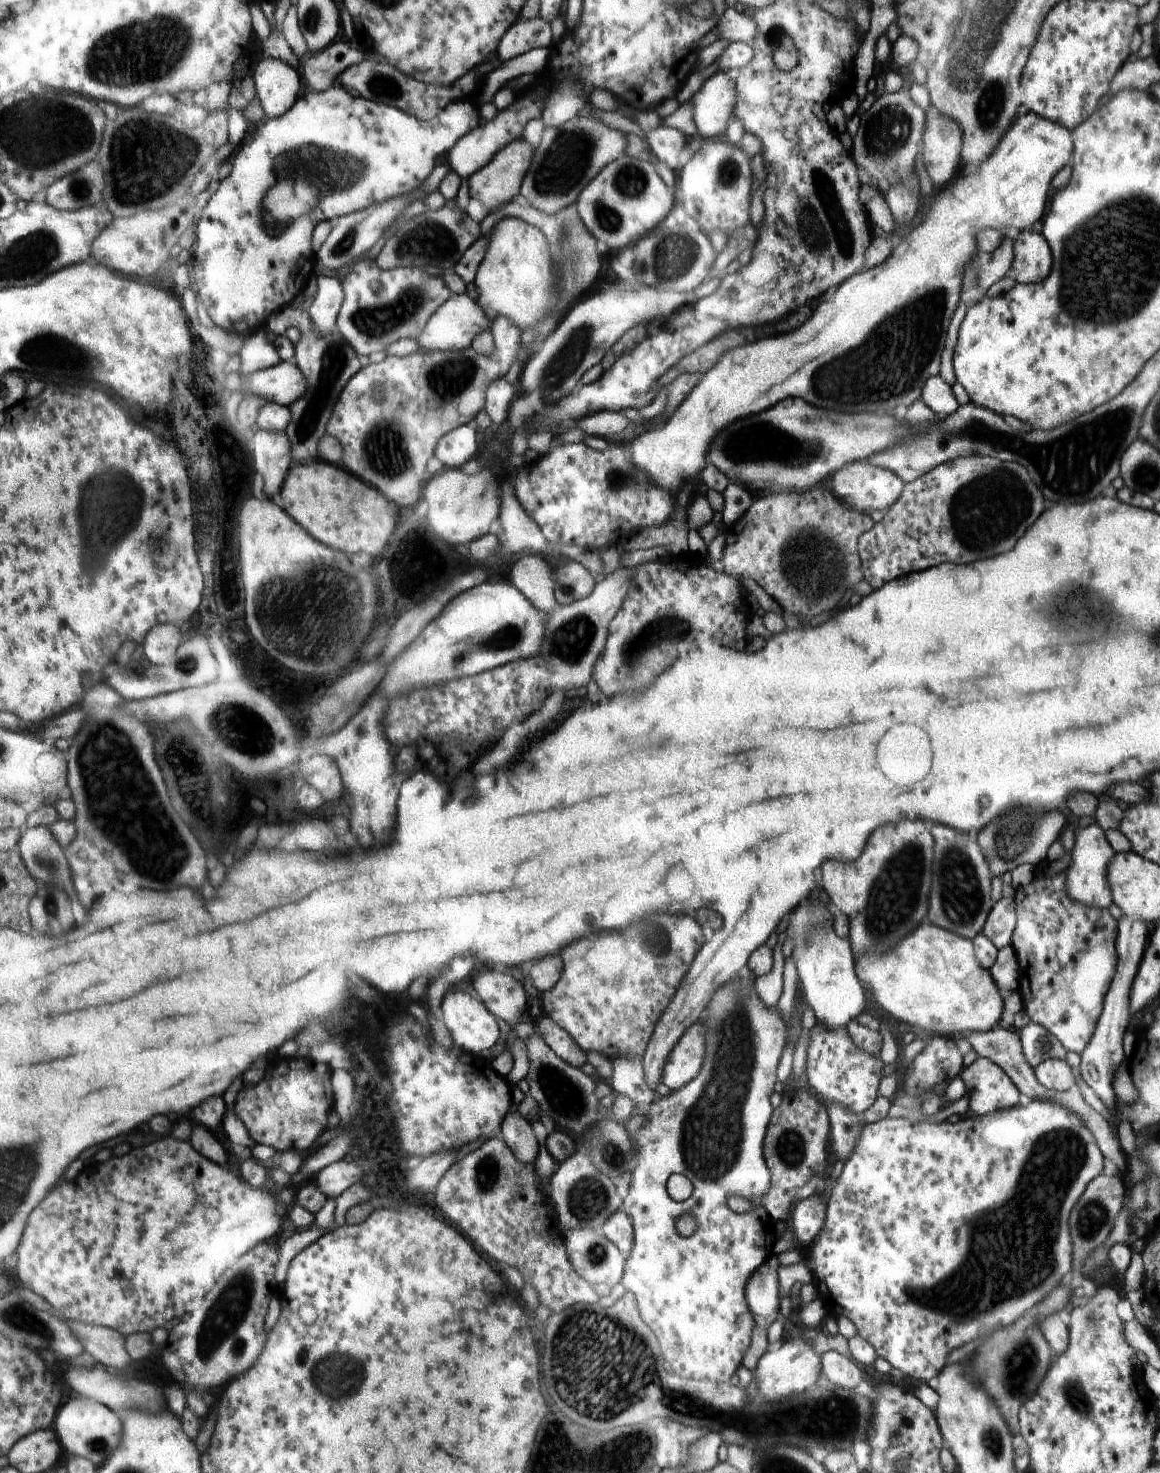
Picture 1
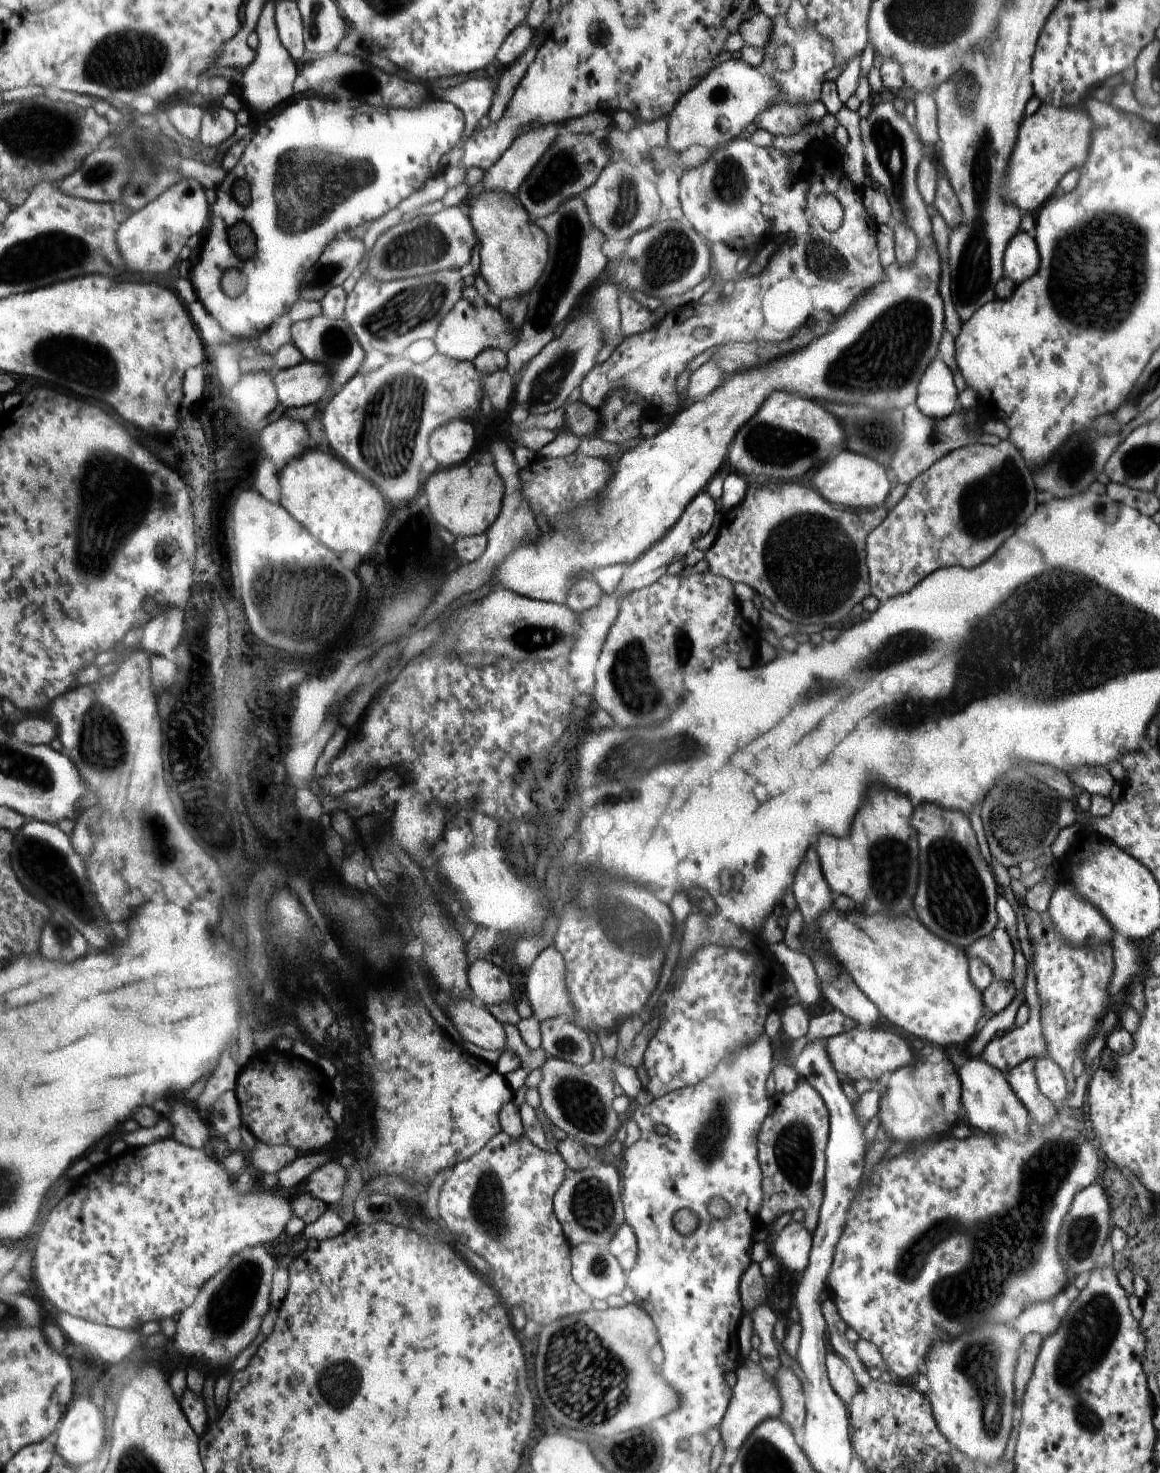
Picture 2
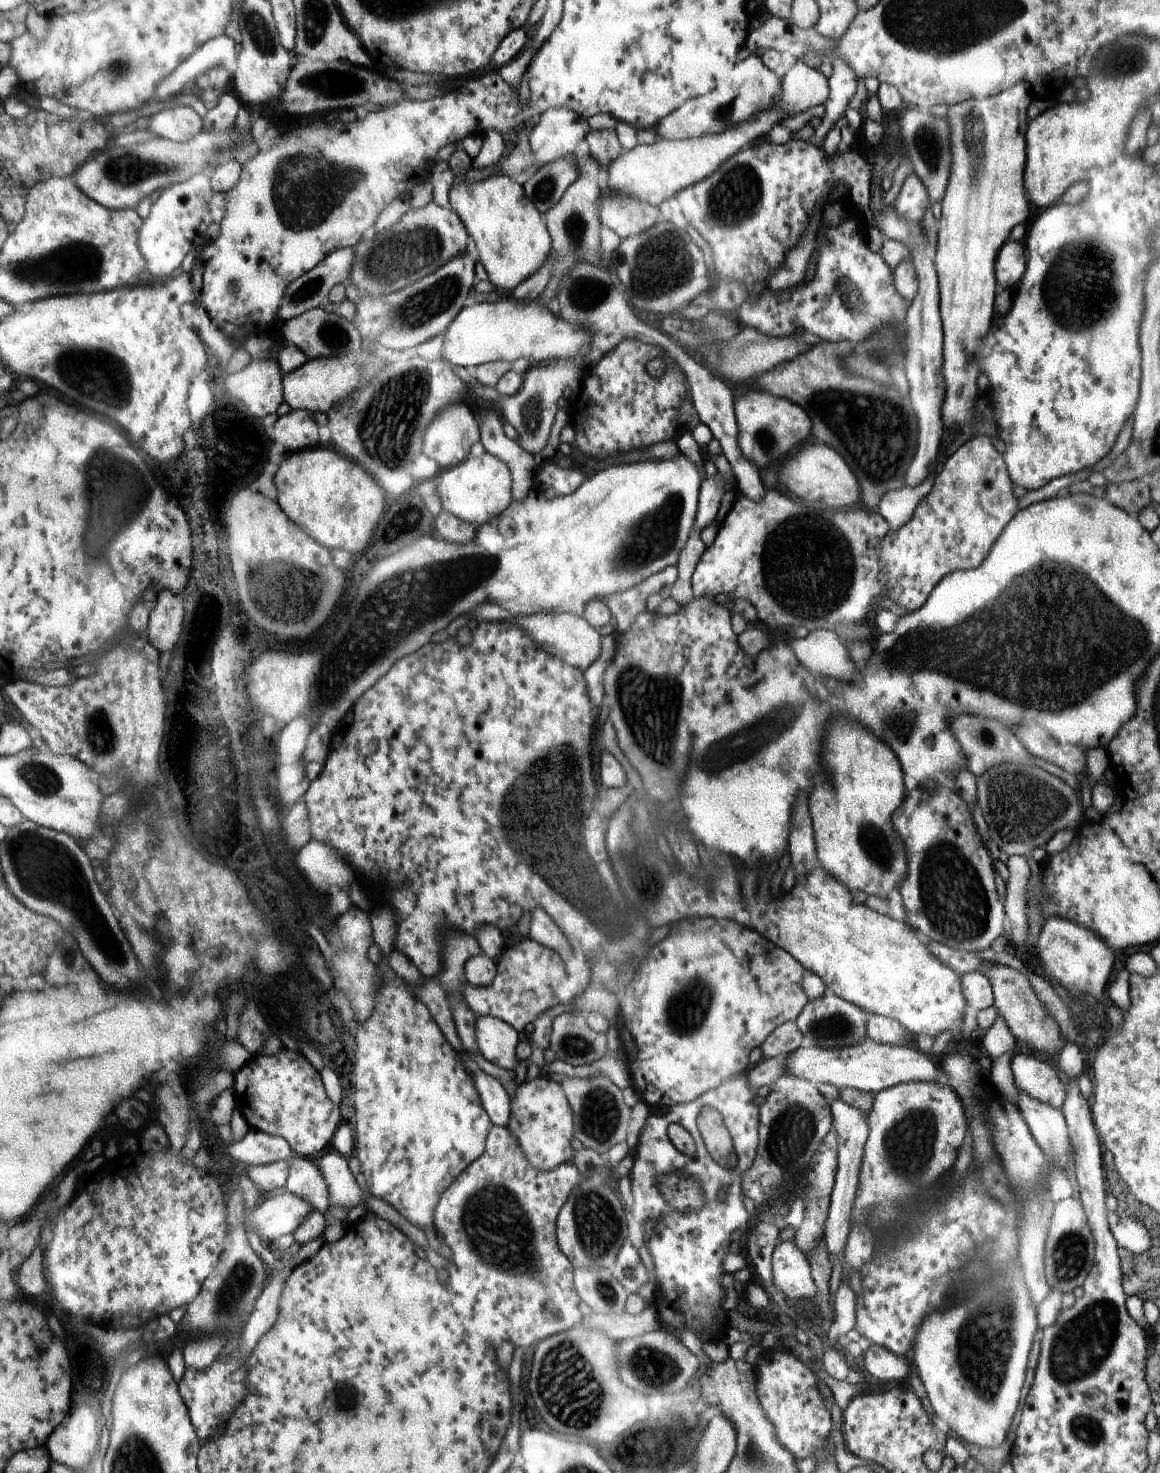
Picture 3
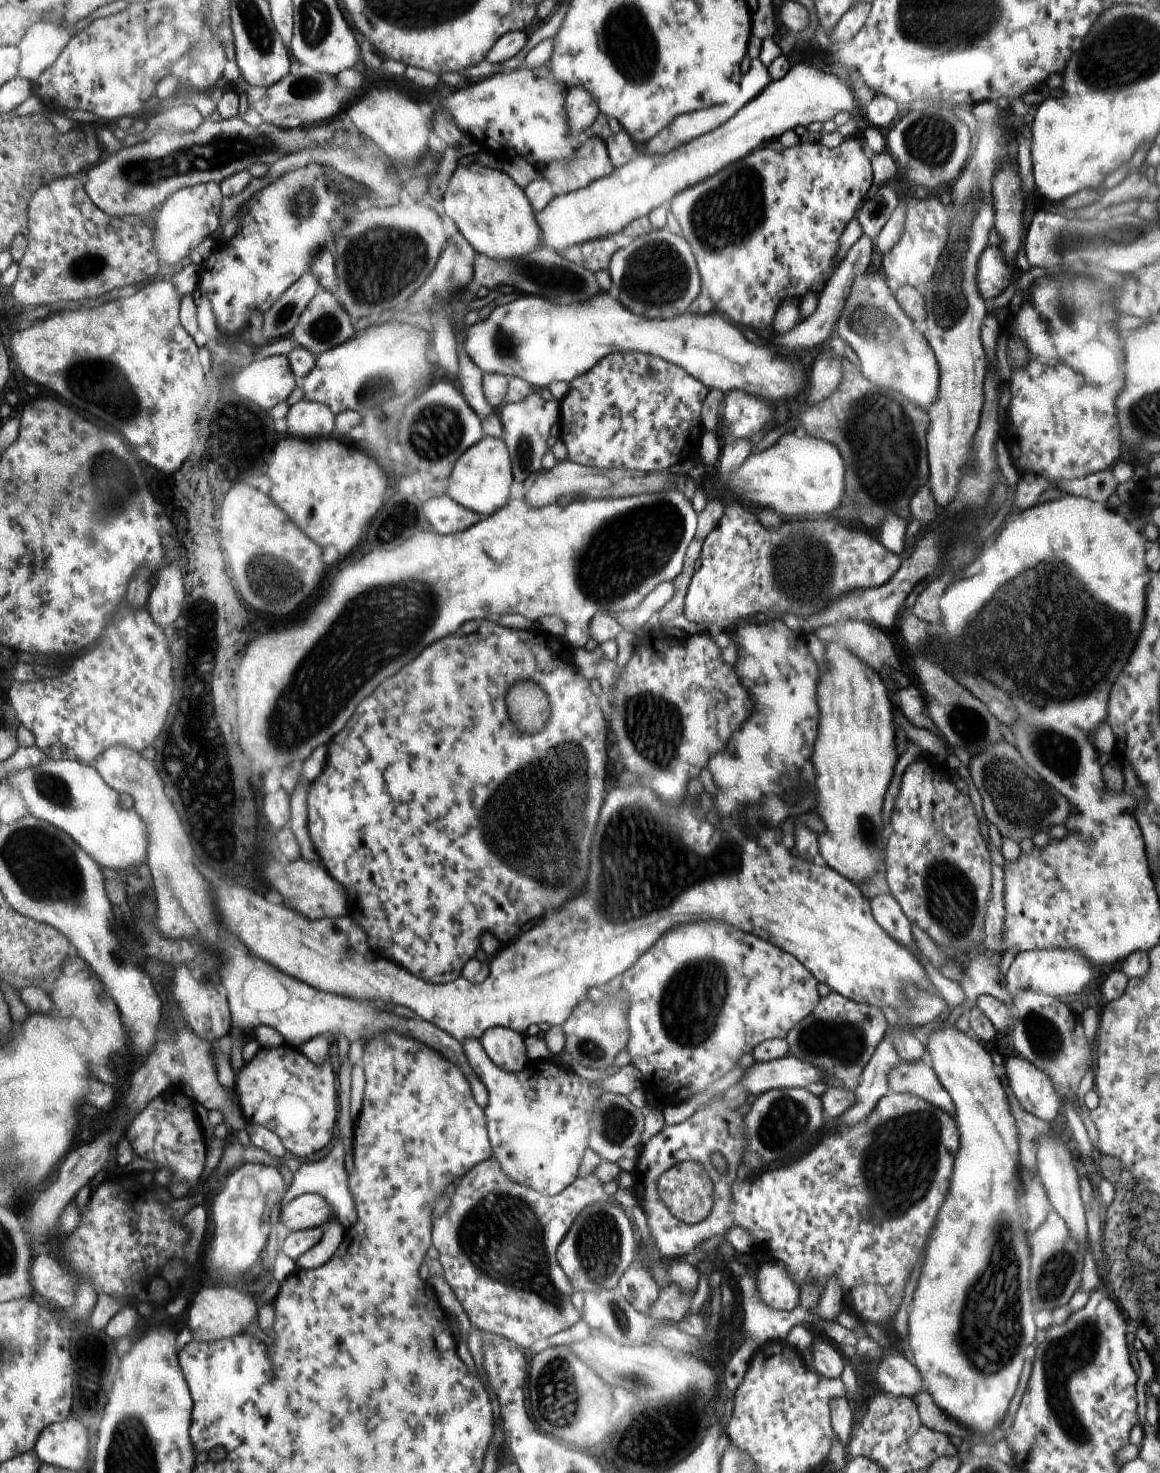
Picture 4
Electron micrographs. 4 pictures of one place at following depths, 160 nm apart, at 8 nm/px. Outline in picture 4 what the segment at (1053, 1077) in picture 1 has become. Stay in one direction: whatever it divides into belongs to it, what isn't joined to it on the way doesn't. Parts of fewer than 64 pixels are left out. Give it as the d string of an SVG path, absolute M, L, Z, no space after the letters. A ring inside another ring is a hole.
M1005 1057L1005 1077L1018 1104L1036 1118L1052 1122L1058 1116L1060 1101L1051 1079L1027 1059Z

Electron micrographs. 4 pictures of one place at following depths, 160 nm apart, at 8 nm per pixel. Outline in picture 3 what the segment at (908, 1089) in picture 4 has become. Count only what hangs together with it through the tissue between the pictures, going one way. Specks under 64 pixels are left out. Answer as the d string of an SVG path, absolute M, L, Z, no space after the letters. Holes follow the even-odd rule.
M866 1036L859 1045L839 1049L798 1047L783 1060L782 1075L807 1080L813 1085L830 1082L838 1088L853 1088L874 1095L902 1083L938 1083L941 1072L914 1044L882 1044Z

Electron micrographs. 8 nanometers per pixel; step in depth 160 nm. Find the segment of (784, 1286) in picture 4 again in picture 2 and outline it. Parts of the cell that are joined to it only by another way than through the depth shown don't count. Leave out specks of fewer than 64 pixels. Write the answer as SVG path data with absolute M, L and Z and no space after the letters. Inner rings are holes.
M792 1220L782 1228L781 1235L771 1246L771 1255L790 1274L802 1274L809 1264L813 1233L803 1222Z

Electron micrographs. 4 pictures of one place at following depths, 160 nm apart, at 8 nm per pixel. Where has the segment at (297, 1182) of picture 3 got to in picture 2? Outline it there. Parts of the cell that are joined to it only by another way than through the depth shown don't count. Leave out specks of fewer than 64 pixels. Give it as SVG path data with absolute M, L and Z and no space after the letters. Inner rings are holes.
M333 1160L321 1164L301 1186L301 1191L325 1205L338 1203L342 1198L345 1170Z

